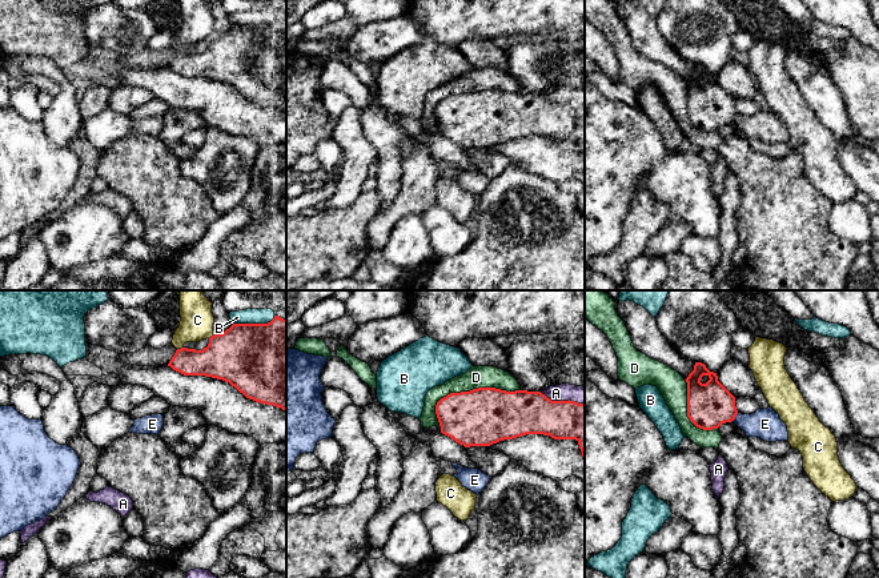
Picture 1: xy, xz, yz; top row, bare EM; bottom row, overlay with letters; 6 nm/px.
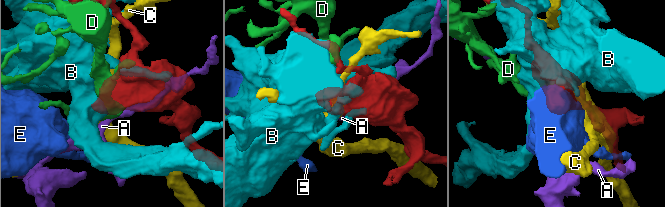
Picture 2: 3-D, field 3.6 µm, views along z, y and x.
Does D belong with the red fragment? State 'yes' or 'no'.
no

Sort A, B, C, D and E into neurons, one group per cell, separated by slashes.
A / B / C / D / E

